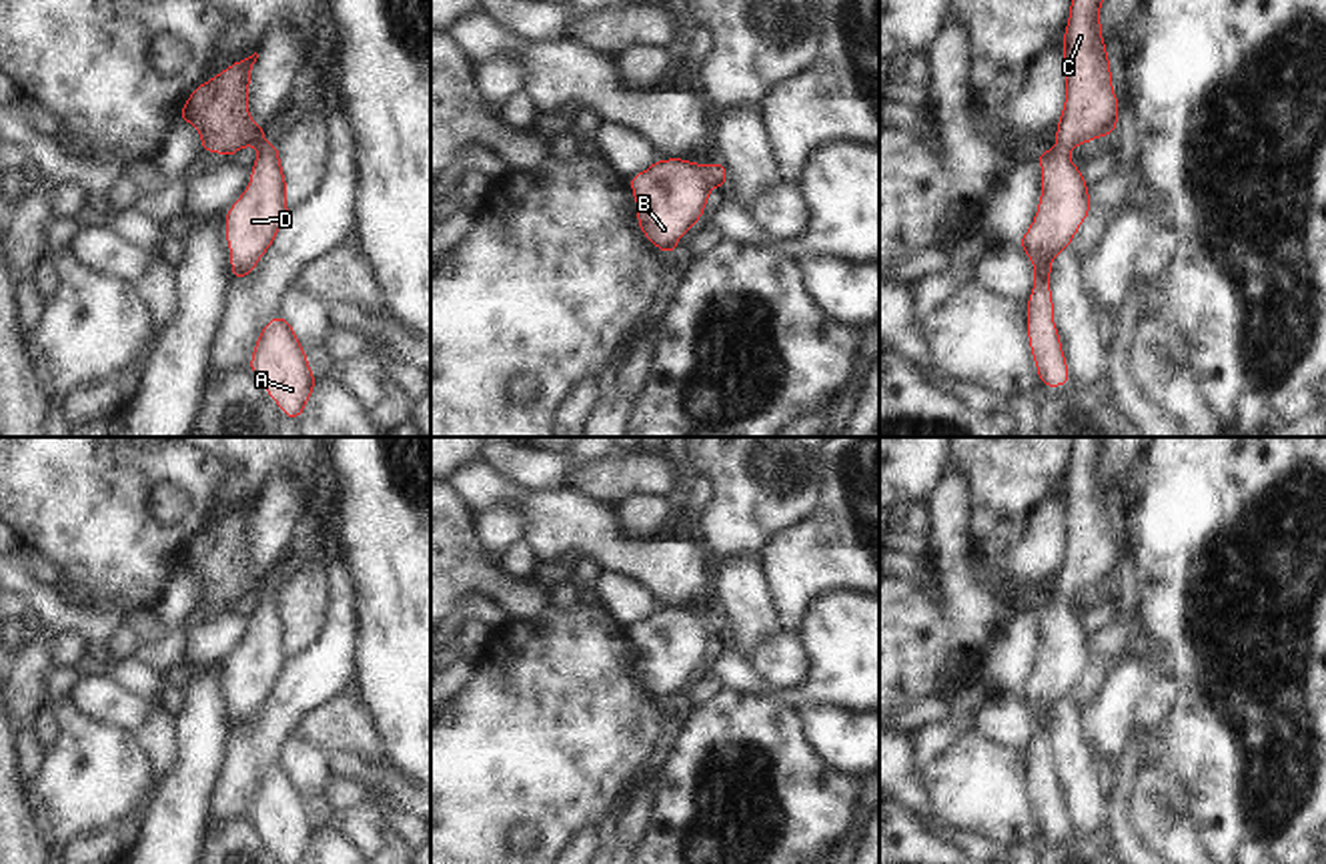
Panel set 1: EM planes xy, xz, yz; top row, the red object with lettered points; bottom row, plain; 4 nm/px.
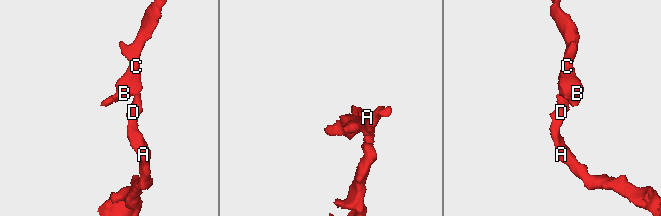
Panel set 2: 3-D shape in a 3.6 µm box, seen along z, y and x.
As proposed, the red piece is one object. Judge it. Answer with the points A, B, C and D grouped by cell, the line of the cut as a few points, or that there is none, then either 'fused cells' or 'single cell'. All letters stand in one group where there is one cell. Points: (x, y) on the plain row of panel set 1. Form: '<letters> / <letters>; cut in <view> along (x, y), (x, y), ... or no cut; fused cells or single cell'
A B C D; no cut; single cell

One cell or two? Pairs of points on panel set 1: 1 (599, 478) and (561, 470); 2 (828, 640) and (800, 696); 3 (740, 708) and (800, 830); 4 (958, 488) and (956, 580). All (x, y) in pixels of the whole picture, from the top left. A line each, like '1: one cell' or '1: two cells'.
1: two cells
2: one cell
3: one cell
4: one cell

